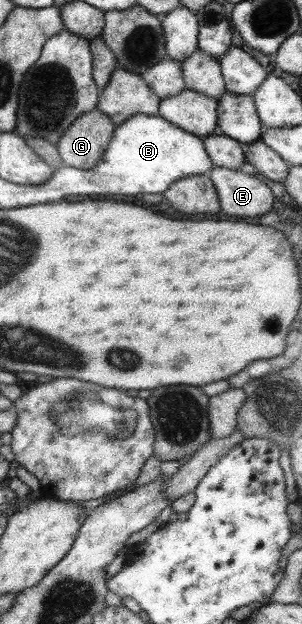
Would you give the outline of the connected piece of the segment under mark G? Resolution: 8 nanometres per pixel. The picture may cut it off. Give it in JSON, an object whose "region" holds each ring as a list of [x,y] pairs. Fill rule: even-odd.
{"region":[[[96,108],[82,113],[55,143],[64,165],[93,169],[101,161],[114,128],[111,120]]]}

